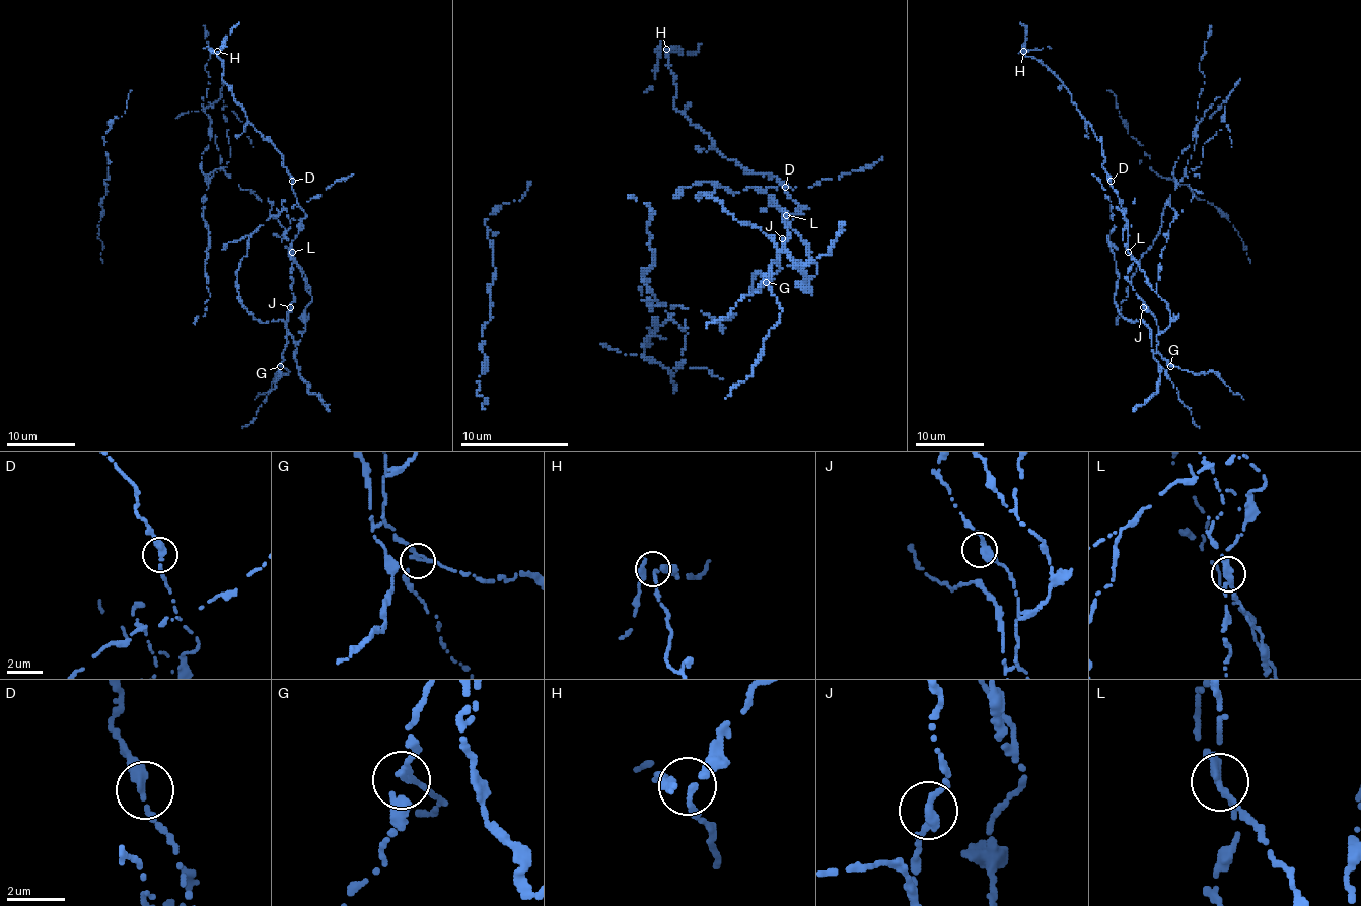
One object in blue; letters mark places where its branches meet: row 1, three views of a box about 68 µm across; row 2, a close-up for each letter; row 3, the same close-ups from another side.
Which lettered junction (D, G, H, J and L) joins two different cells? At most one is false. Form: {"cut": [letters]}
{"cut": ["L"]}

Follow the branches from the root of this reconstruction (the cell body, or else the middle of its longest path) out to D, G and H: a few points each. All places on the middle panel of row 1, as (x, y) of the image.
D: (790, 225), (782, 214), (793, 217), (806, 206), (796, 203), (785, 187)
G: (790, 225), (782, 214), (788, 217), (788, 238), (777, 263), (774, 260), (769, 266), (772, 274), (766, 282)
H: (790, 225), (782, 214), (806, 206), (772, 173), (728, 160), (674, 106), (666, 49)

